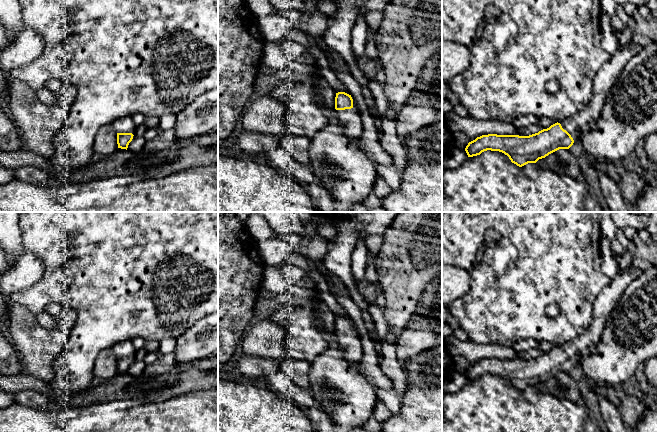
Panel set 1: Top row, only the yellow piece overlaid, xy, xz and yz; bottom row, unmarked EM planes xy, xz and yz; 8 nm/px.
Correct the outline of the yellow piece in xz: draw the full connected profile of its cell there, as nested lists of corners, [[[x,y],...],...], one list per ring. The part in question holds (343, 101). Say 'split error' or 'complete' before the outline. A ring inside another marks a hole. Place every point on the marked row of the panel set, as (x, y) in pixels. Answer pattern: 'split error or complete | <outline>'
split error | [[[345,92],[336,93],[335,109],[337,110],[344,135],[353,141],[360,139],[363,134],[363,124],[359,111],[353,108],[351,95]]]

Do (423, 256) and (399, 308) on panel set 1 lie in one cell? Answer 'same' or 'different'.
same

